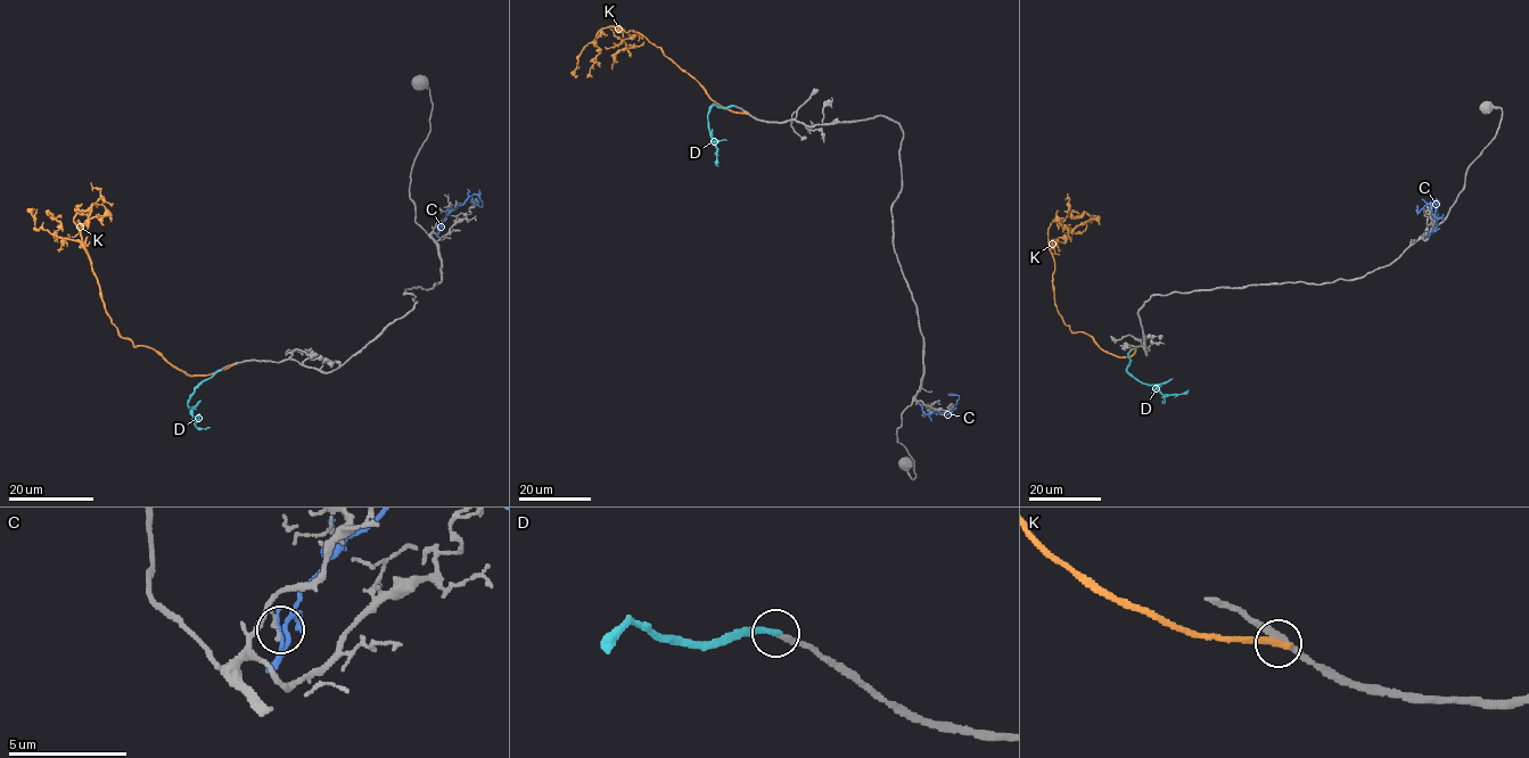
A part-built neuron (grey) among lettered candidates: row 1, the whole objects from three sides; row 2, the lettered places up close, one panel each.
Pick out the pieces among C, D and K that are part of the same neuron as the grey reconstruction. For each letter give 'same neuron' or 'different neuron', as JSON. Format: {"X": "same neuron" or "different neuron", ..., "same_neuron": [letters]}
{"C": "different neuron", "D": "same neuron", "K": "different neuron", "same_neuron": ["D"]}

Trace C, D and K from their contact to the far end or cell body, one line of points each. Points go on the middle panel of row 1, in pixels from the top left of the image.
C: (921, 405), (925, 413), (947, 413), (959, 400), (959, 395), (950, 395)
D: (736, 106), (718, 107), (714, 104), (707, 116), (718, 166)
K: (747, 113), (716, 104), (663, 50), (641, 33), (619, 26), (602, 29), (583, 49), (577, 75)

